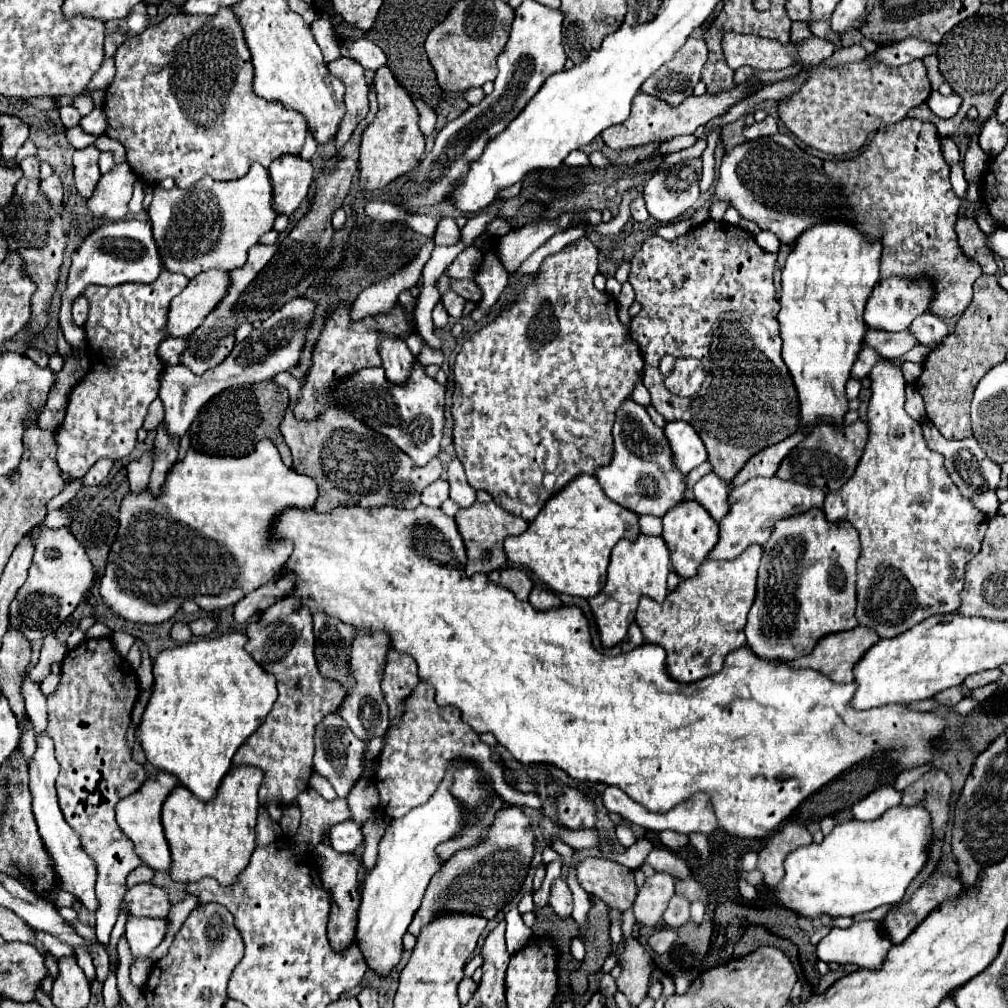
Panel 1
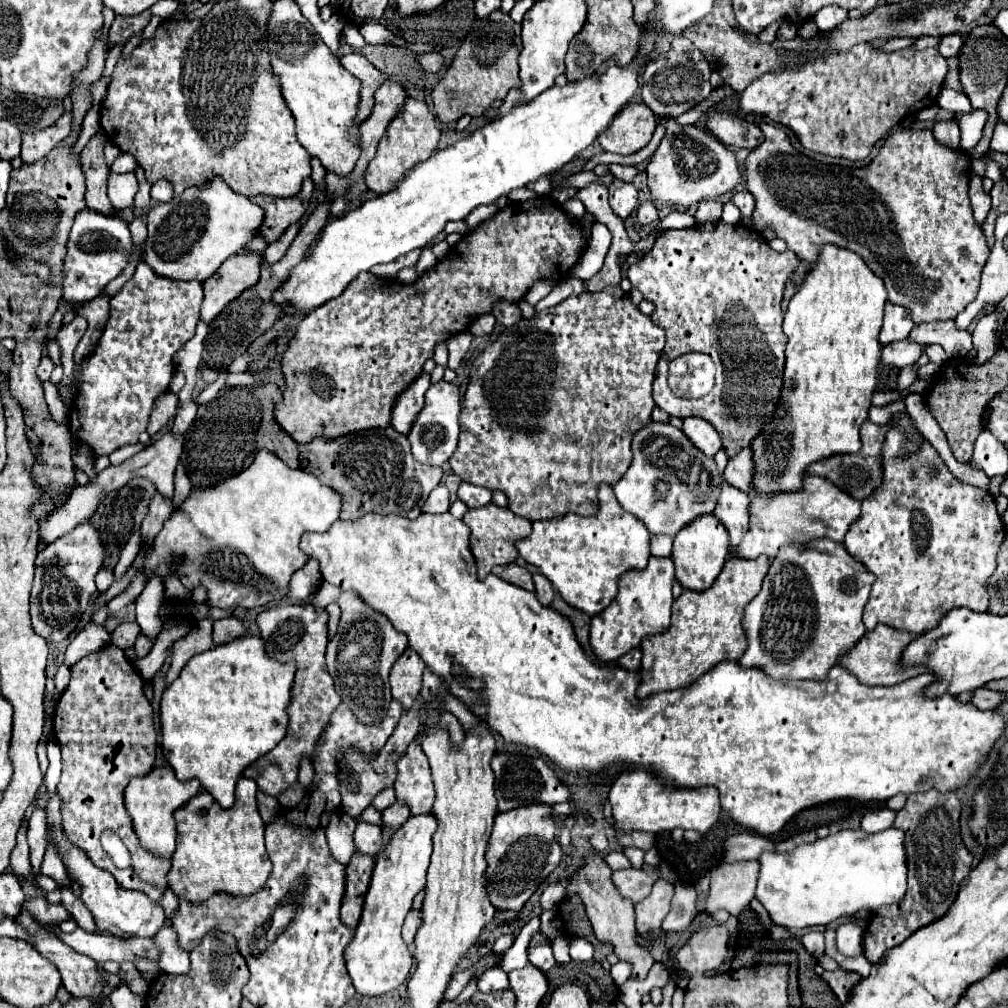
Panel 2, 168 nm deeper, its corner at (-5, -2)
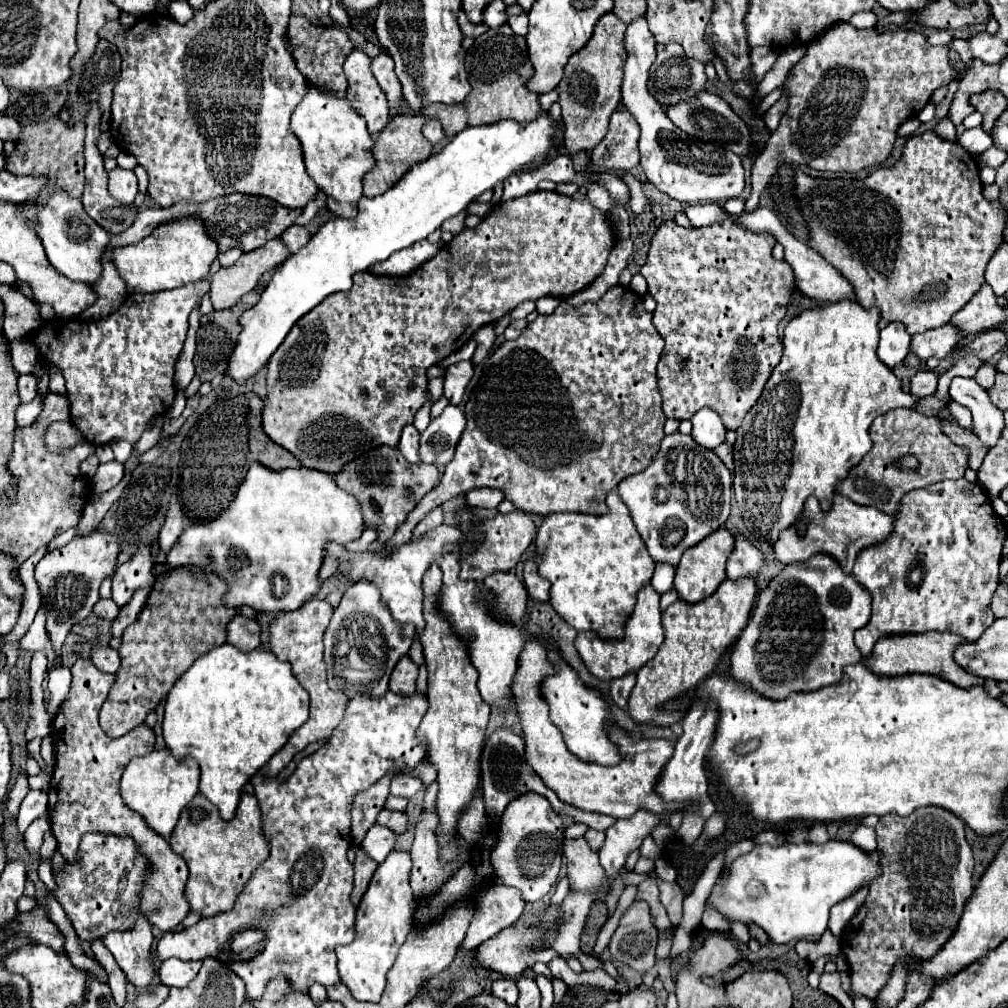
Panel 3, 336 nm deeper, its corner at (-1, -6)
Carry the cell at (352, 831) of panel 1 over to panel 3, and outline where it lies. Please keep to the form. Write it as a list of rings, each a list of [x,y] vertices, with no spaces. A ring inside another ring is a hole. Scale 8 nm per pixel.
[[[373,825],[367,837],[363,839],[365,853],[377,863],[381,863],[395,849],[395,845],[397,845],[397,833],[393,833],[383,825]]]

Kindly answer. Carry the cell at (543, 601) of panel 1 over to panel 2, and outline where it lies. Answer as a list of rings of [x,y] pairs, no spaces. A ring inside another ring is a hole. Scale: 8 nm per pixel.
[[[535,573],[533,579],[535,579],[535,595],[537,595],[537,599],[543,605],[551,605],[553,597],[555,597],[555,591],[553,591],[551,581],[547,581],[547,577],[543,577],[541,573]]]

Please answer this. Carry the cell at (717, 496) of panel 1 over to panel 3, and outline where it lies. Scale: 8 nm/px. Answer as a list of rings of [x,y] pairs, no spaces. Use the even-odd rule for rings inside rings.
[[[735,537],[735,549],[727,561],[727,579],[757,579],[765,565],[765,555],[745,537]]]

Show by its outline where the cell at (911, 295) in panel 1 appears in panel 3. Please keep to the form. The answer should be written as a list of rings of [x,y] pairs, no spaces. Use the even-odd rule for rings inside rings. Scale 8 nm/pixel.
[[[891,323],[885,329],[881,329],[881,339],[879,339],[879,349],[877,357],[889,367],[899,367],[909,355],[911,347],[911,335],[903,329],[901,323]]]

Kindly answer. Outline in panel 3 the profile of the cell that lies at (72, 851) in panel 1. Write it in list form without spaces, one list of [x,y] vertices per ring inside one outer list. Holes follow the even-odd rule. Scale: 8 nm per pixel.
[[[135,915],[135,927],[131,931],[115,931],[103,937],[103,945],[113,953],[117,965],[125,973],[131,985],[137,989],[147,989],[153,985],[157,975],[155,959],[151,959],[151,925],[145,917]]]

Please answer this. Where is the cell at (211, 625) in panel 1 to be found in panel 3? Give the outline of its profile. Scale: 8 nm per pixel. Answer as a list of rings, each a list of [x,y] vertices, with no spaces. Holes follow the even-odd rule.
[[[237,615],[227,625],[227,643],[239,647],[243,653],[261,645],[261,625],[257,619],[247,619]]]

